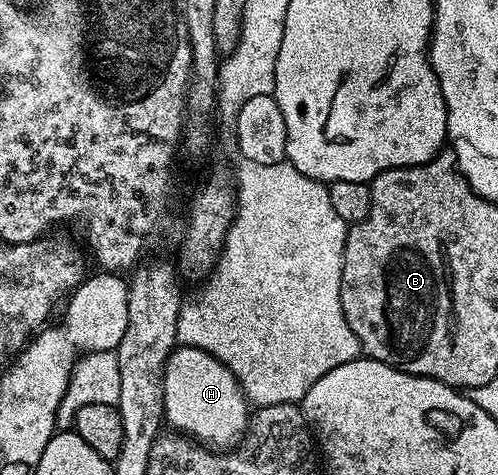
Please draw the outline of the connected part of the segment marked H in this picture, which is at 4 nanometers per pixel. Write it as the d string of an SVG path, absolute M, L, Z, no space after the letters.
M178 346L166 359L162 379L162 410L167 425L206 446L222 450L239 443L252 415L242 385L211 352L193 346Z

